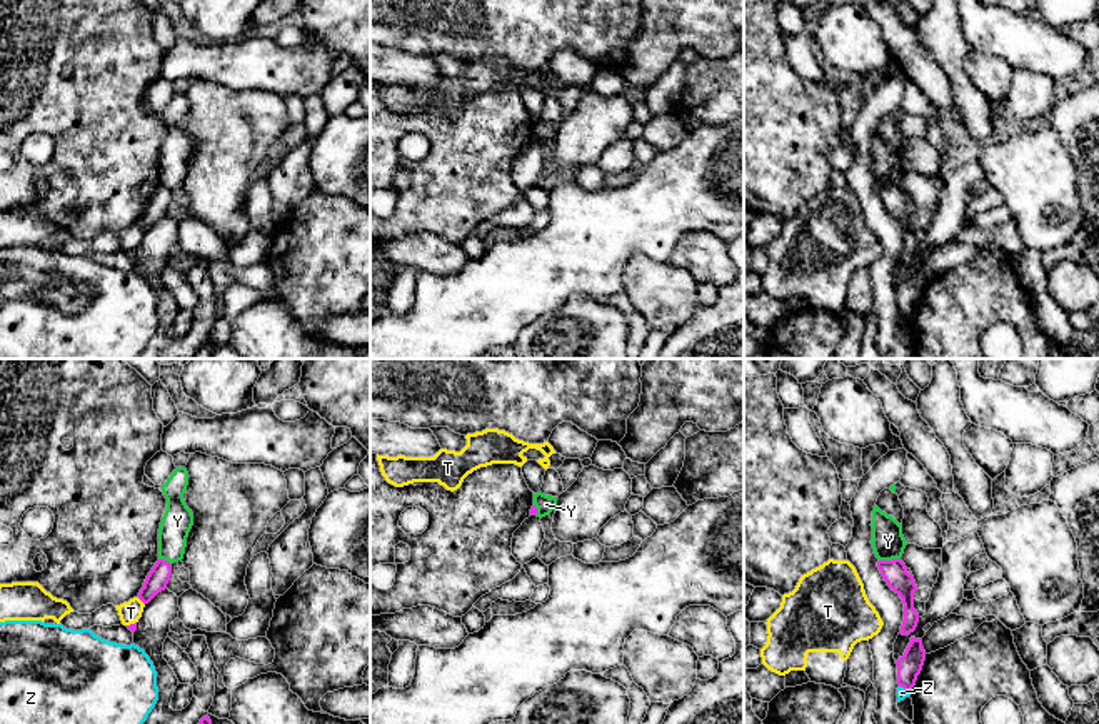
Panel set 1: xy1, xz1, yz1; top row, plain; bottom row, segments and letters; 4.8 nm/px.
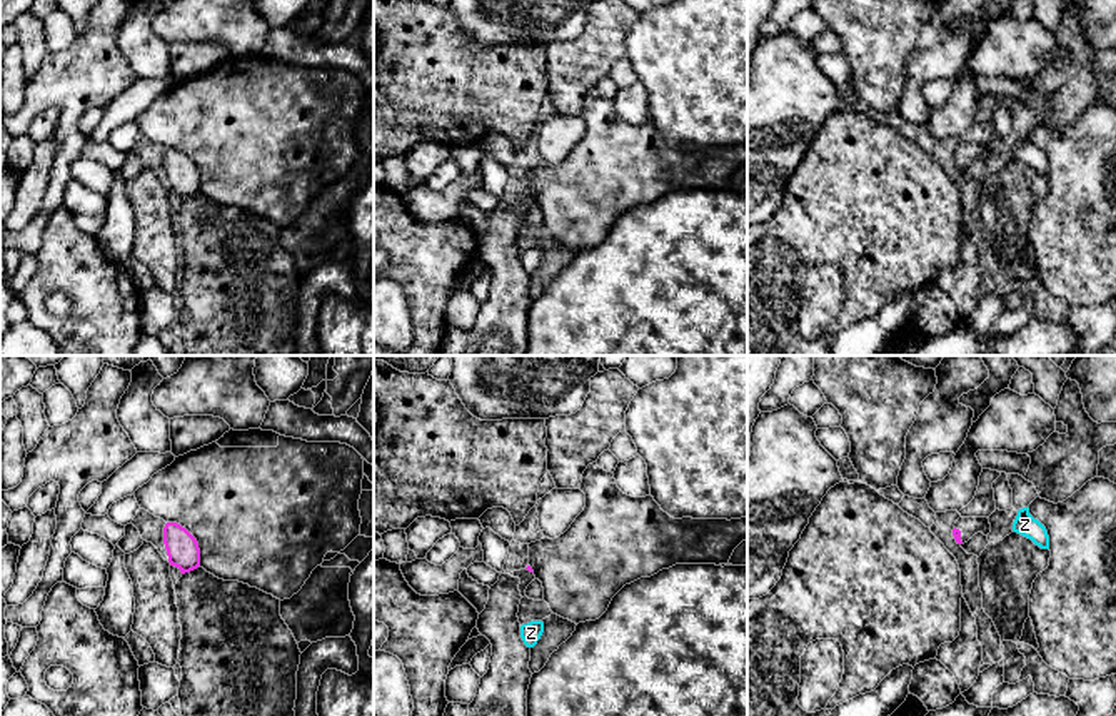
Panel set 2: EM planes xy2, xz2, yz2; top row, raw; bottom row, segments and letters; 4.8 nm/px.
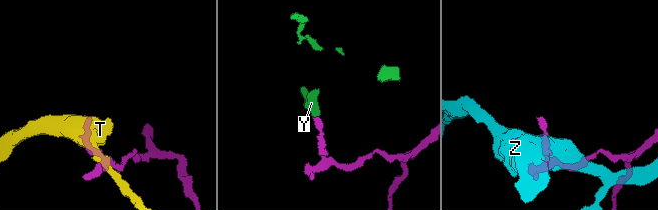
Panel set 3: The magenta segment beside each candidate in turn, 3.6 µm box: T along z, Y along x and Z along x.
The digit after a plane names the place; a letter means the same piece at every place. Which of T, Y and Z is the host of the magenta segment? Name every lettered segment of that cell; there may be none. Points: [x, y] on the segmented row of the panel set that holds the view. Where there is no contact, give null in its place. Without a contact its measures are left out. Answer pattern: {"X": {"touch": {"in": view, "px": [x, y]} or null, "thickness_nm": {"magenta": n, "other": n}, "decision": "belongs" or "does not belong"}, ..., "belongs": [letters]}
{"T": {"touch": {"in": "xy1", "px": [140, 599]}, "thickness_nm": {"magenta": 110, "other": 100}, "decision": "does not belong"}, "Y": {"touch": {"in": "yz1", "px": [889, 561]}, "thickness_nm": {"magenta": 120, "other": 160}, "decision": "does not belong"}, "Z": {"touch": {"in": "yz1", "px": [904, 688]}, "thickness_nm": {"magenta": 120, "other": 50}, "decision": "does not belong"}, "belongs": []}

